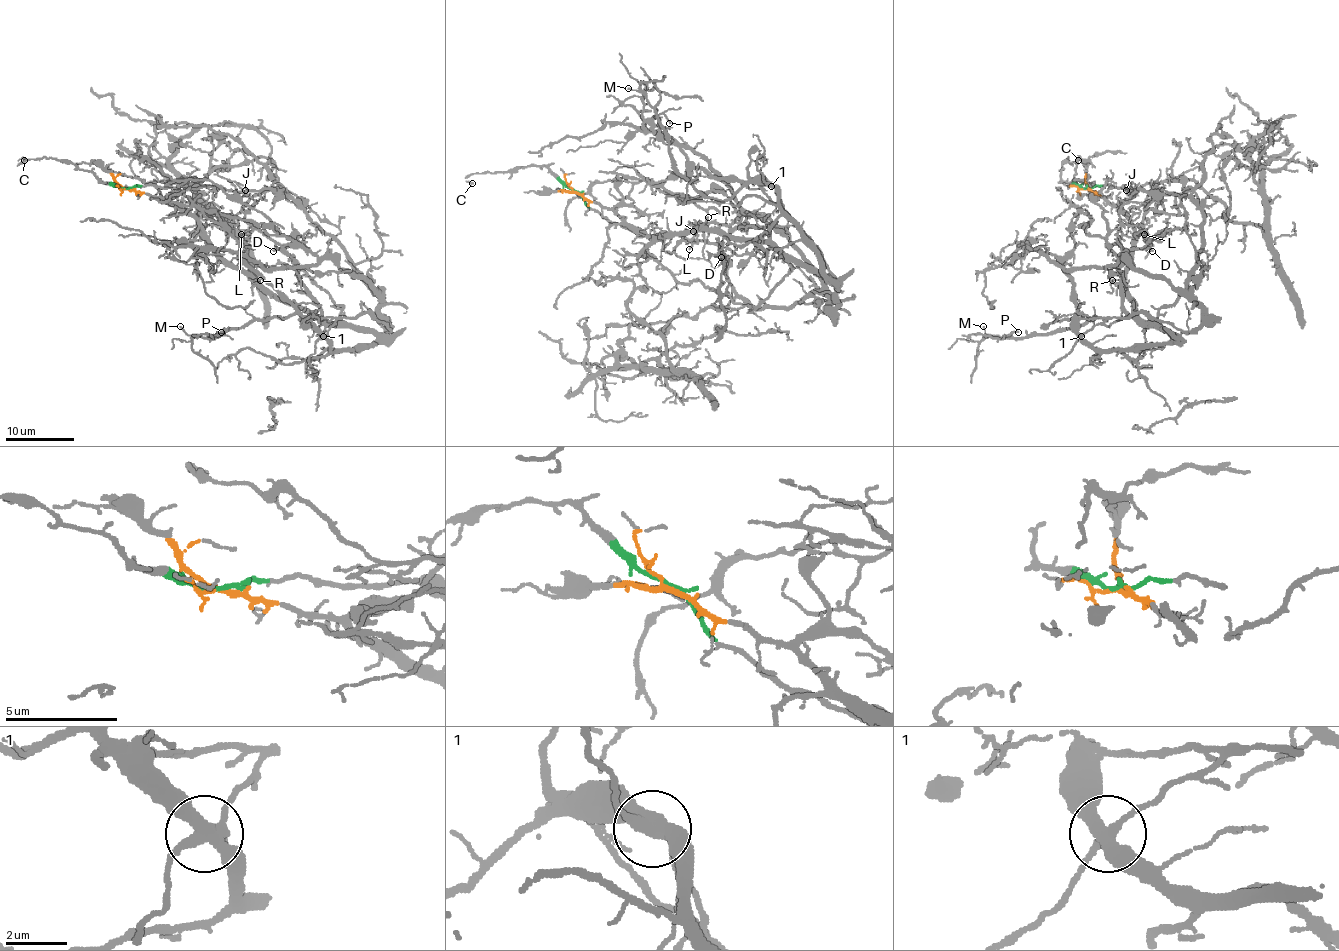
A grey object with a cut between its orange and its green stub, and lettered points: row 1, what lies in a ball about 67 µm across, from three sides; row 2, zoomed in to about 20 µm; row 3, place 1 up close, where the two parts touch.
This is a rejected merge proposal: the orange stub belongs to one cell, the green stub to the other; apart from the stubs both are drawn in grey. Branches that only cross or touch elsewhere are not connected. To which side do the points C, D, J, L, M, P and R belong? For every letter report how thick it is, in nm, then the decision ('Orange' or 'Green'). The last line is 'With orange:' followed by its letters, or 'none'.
C: Thickness 180 nm. Green
D: Thickness 130 nm. Orange
J: Thickness 130 nm. Green
L: Thickness 110 nm. Orange
M: Thickness 120 nm. Orange
P: Thickness 110 nm. Orange
R: Thickness 150 nm. Orange
With orange: D, L, M, P, R

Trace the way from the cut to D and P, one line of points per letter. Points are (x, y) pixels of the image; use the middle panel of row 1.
D: (574, 191), (614, 209), (649, 239), (695, 231), (767, 239), (767, 227), (740, 226), (729, 236), (721, 258)
P: (574, 191), (649, 239), (719, 231), (825, 275), (769, 183), (704, 197), (675, 168), (658, 117), (670, 123)

